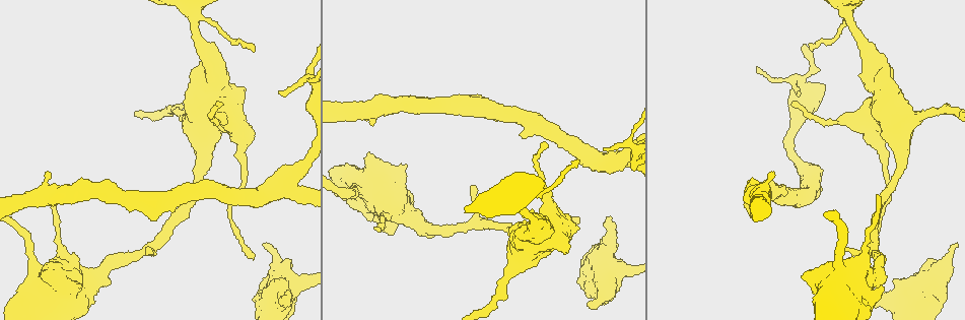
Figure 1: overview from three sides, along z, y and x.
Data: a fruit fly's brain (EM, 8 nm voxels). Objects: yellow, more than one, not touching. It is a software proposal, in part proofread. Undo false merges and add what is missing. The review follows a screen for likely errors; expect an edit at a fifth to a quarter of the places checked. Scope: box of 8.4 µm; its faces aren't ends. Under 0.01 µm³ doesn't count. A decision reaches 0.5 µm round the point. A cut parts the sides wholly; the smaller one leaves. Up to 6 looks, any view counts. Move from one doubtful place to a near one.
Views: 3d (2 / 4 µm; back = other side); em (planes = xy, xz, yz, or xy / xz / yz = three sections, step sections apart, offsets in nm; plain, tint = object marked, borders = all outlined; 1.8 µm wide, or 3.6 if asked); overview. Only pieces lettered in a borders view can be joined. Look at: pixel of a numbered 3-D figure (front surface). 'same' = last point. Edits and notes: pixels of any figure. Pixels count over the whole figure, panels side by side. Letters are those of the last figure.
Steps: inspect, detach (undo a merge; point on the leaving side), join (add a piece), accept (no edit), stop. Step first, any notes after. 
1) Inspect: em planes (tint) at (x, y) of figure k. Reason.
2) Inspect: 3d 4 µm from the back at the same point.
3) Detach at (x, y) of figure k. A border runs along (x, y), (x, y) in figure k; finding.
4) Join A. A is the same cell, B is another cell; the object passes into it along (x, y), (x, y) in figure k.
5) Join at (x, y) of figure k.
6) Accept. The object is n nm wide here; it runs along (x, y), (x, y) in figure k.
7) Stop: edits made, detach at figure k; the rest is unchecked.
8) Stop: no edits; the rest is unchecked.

Inspect: 3d 4 µm at (803, 277) of figure 1. Stops while still wide.

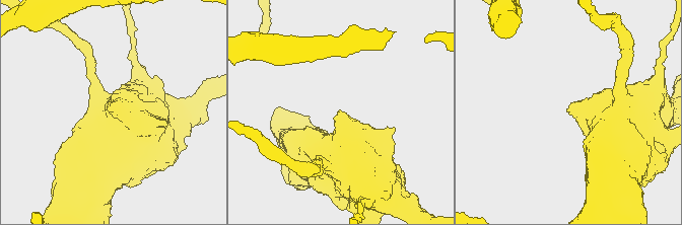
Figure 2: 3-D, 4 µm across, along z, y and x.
Inspect: em yz step 8 (borders) at (567, 111) of figure 2. Now the EM.

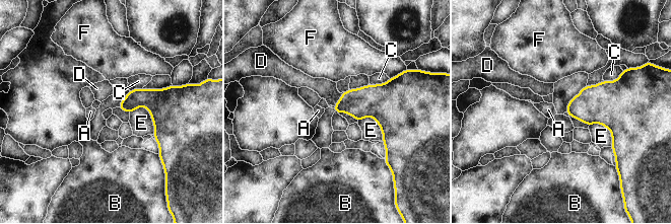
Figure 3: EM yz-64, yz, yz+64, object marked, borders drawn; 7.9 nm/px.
Inspect: em planes (borders) at the same point.

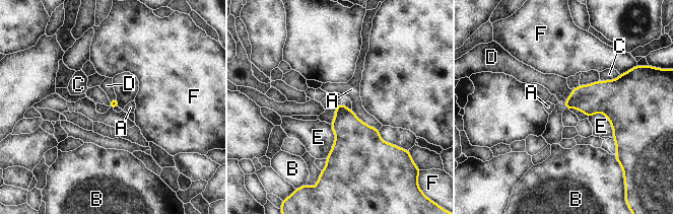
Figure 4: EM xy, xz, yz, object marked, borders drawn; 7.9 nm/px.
Join D. D is the same cell, A, B, C, E and F are other cells; the object passes into it along (602, 96), (570, 95), (557, 85) in figure 4; the neuron continues.

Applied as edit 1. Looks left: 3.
Inspect: overview.

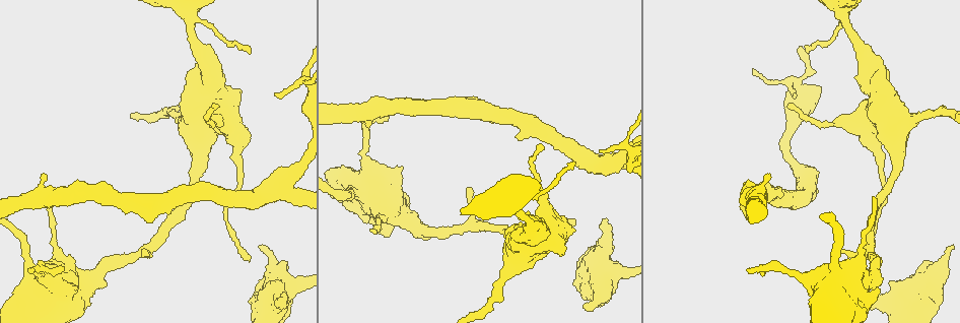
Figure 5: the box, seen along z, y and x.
Inspect: em xz step 16 (borders) at (366, 126) of figure 5. Thick end.

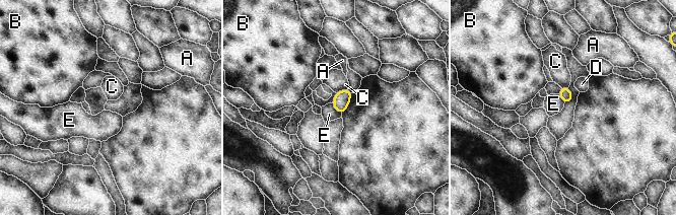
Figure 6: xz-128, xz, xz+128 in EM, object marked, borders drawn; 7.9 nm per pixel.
Accept. A, B, C, D and E are other cells; a border runs along (331, 103), (341, 114) in figure 6; none of them fits.

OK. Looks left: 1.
Stop: edits made, join at figure 4; the rest is unchecked.

